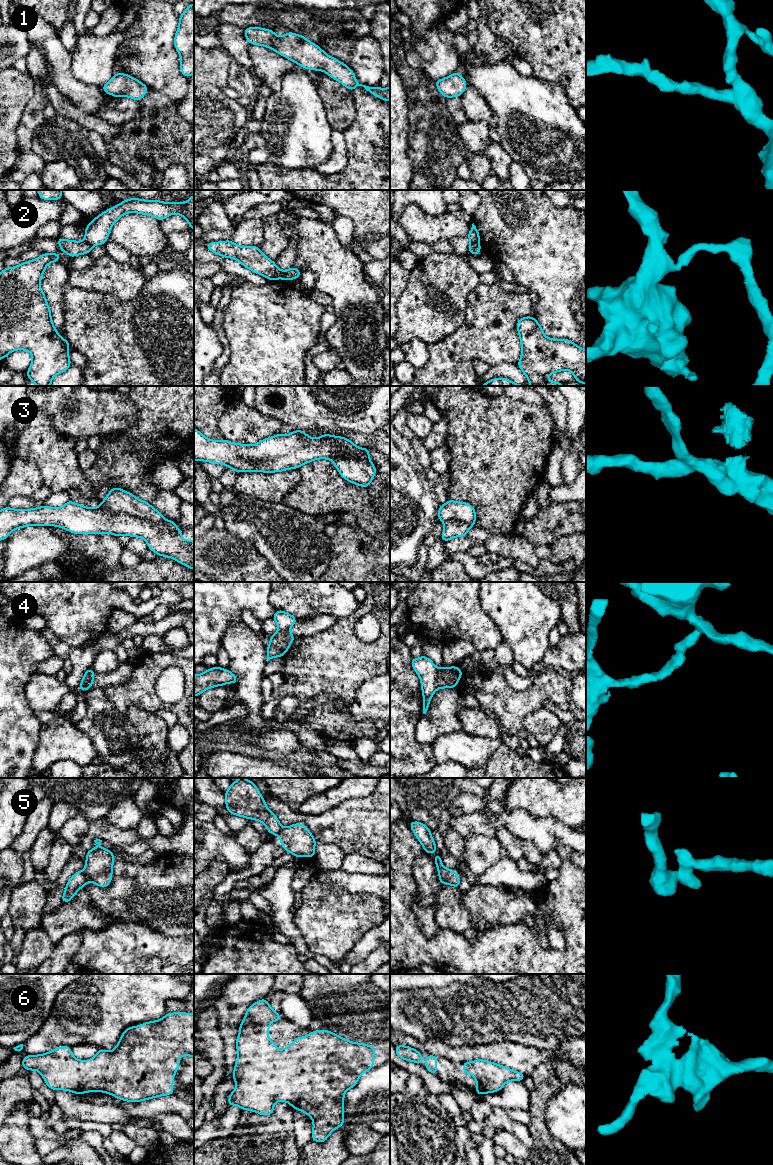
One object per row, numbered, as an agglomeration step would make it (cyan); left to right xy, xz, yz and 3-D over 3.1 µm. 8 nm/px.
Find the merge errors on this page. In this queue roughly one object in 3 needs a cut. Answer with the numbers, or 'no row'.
2, 3, 4, 5

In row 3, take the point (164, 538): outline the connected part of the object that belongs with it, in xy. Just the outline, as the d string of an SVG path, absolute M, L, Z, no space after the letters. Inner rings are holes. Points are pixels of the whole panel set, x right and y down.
M71 500L59 508L43 505L33 509L11 509L6 506L0 511L0 540L8 538L13 530L30 525L53 525L75 534L110 533L116 537L120 535L141 537L146 541L148 548L157 555L173 558L177 562L194 570L194 540L183 540L182 532L172 520L162 520L154 523L125 513L112 513L100 507L89 508L76 504Z

